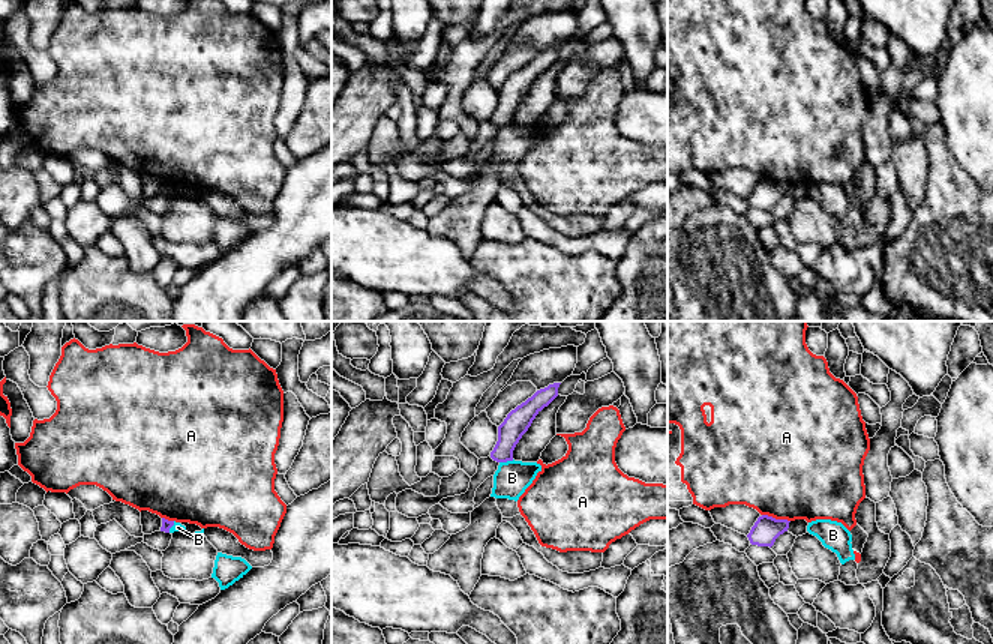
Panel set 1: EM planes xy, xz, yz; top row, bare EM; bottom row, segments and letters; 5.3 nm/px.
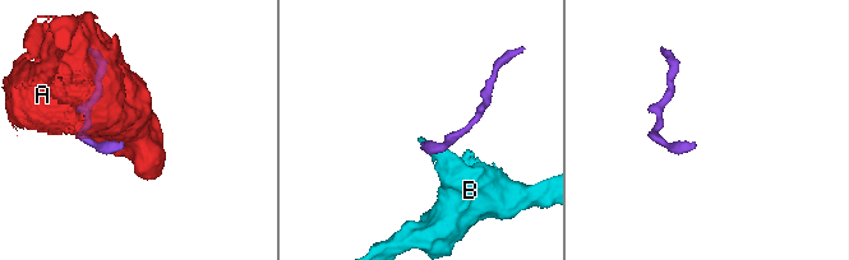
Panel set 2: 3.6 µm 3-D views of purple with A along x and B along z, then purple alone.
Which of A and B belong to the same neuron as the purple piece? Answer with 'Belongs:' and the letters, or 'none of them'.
Belongs: none of them

